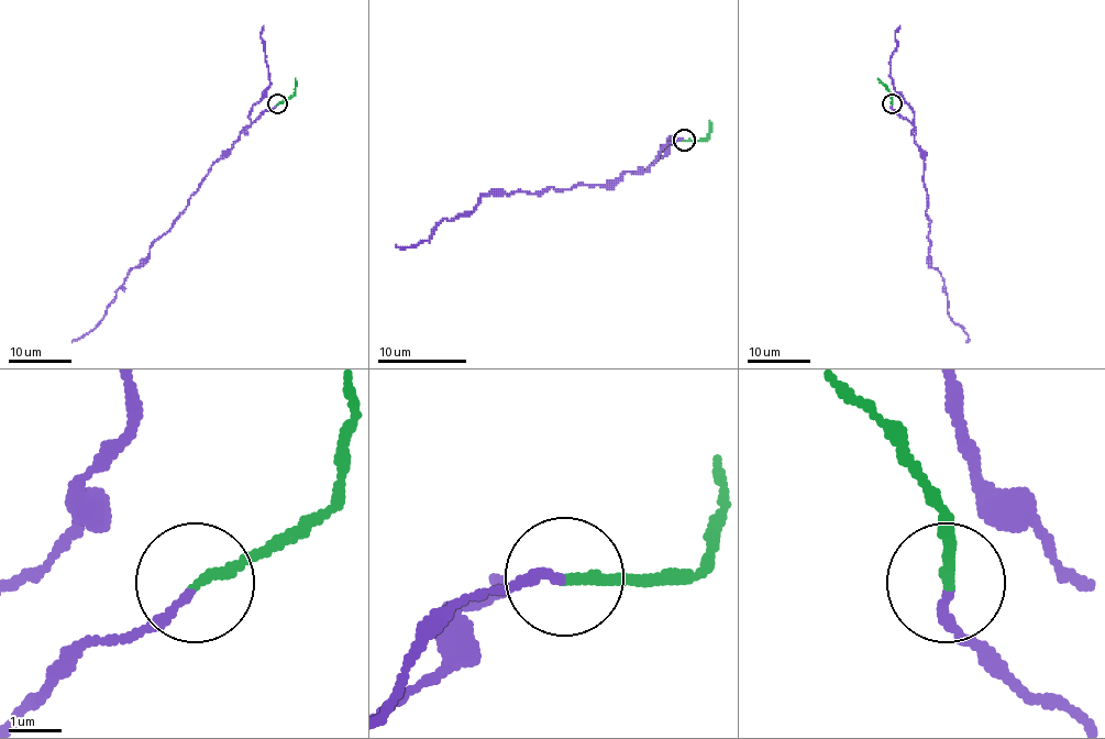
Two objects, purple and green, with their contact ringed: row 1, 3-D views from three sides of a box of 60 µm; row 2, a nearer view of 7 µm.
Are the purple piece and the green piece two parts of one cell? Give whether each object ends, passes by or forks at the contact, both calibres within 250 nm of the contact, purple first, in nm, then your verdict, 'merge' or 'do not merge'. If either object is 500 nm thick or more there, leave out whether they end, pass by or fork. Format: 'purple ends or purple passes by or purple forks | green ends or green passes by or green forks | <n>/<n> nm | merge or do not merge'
purple ends | green ends | 180/200 nm | do not merge

